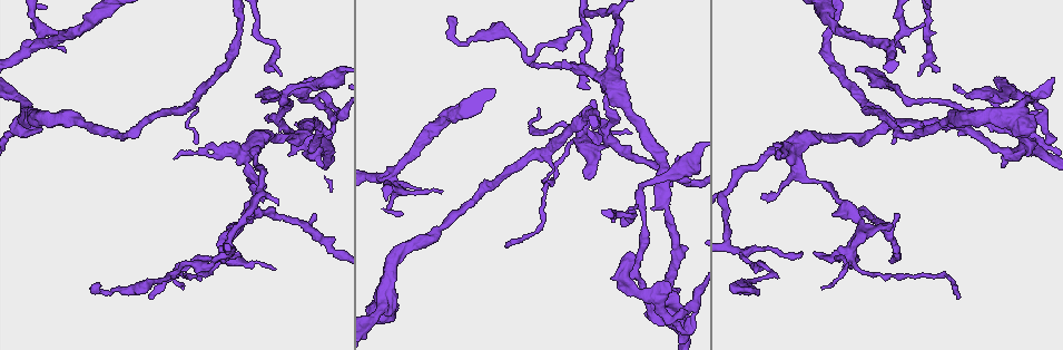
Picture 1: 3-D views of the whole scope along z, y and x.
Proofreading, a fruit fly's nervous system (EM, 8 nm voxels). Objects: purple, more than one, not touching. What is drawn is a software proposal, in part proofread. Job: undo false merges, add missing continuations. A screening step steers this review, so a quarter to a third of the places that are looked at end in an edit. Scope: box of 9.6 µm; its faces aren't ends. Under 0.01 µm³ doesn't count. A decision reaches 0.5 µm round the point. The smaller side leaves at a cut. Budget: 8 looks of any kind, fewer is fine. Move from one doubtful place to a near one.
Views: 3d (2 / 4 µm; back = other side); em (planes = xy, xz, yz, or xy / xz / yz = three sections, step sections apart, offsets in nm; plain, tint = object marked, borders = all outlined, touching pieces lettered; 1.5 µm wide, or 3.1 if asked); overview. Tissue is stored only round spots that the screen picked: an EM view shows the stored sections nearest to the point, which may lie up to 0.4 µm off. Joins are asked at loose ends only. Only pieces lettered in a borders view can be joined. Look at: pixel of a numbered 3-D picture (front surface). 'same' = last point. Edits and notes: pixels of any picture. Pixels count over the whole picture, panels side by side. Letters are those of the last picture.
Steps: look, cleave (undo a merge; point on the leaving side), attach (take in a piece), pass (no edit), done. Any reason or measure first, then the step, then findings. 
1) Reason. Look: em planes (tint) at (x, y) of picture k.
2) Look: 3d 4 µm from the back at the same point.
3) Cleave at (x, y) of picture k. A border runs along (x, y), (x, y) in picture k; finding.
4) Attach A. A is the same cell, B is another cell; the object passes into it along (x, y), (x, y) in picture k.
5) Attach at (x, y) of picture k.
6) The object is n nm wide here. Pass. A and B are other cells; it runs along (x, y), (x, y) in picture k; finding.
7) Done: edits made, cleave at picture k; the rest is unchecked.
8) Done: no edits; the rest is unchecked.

An open end. Look: em xz step 8 (tint) at (265, 66) of picture 1.

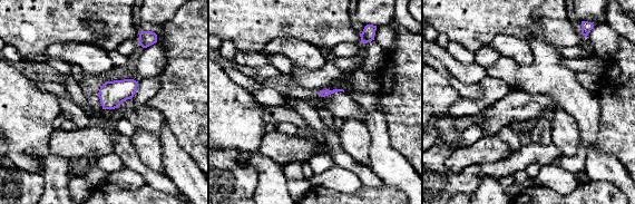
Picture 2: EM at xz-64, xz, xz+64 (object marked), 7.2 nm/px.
Cut it another way. Look: em planes (borders) at the same point.

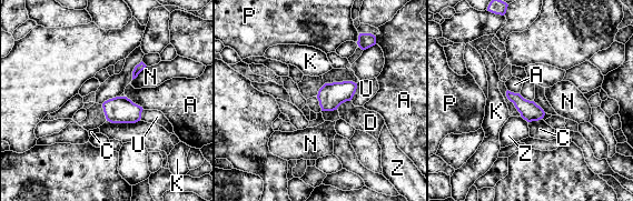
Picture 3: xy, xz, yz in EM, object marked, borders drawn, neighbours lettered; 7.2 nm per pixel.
The object is 140 nm wide here. Pass. A, C, D, K, N, P, U and Z are other cells; a border runs along (126, 96), (144, 109) in picture 3; no lettered piece goes on from it.

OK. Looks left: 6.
Sharp bend. Look: em planes (borders) at (333, 122) of picture 1.

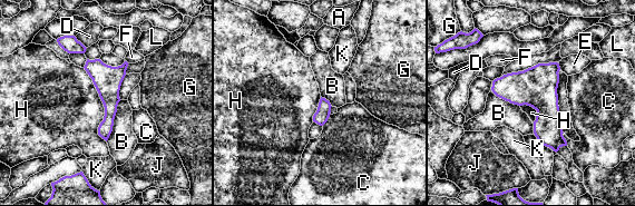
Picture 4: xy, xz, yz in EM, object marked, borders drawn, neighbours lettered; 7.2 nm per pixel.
The object is 100 nm wide here; the longest contact is with H, 550 nm. Pass. A, B, C, D, E, F, G, H, J, K and L are other cells; one cell here.

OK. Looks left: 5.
Branch point. Look: em xy step 4 (plain) at (886, 43) of picture 1.

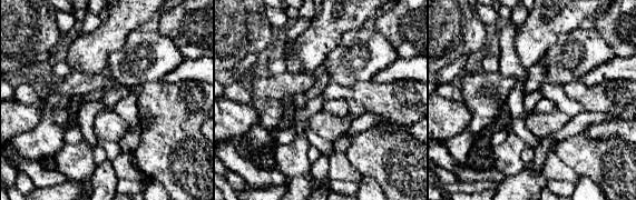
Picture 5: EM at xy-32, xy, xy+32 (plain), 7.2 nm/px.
What lies round it. Look: em xy step 4 (borders) at the same point.

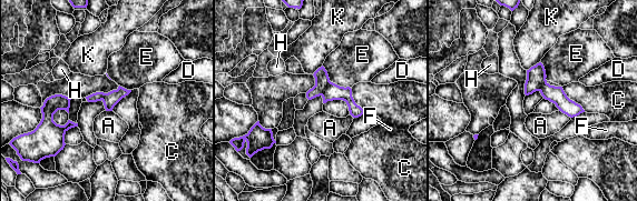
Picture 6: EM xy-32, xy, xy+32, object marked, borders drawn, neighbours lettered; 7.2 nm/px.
The longest contact is with E, 260 nm. Cleave at (322, 80) of picture 6. A, C, D, E, F, H and K are other cells; a second cell is stuck on.

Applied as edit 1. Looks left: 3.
Done: edits made, cleave at picture 6; the rest is unchecked.

